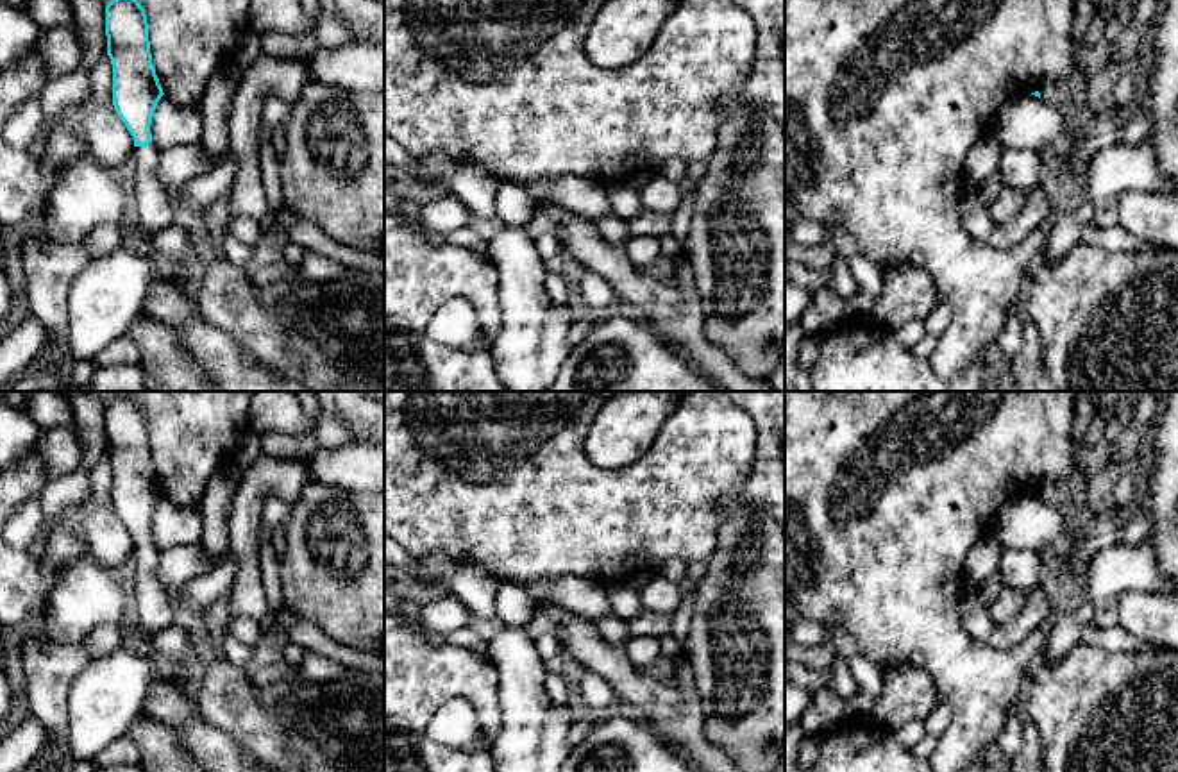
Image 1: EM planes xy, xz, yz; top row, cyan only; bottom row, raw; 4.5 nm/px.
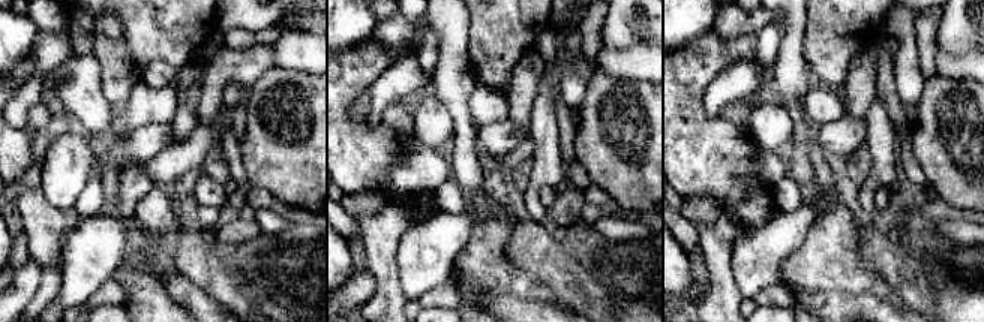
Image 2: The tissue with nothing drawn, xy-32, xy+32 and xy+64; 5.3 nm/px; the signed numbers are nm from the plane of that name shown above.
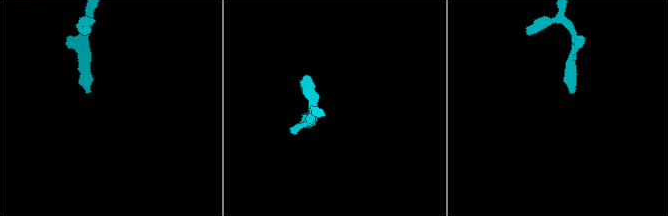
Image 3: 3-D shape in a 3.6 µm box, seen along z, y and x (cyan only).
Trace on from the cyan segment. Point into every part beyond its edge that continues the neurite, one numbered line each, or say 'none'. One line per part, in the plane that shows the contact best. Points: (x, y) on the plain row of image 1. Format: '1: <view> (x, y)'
1: xy (154, 608)

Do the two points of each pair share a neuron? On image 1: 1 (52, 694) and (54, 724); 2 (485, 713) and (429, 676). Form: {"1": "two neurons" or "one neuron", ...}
{"1": "one neuron", "2": "one neuron"}

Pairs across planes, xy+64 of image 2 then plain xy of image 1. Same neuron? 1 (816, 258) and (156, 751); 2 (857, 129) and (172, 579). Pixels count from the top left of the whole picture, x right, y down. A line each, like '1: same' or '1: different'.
1: different
2: same

